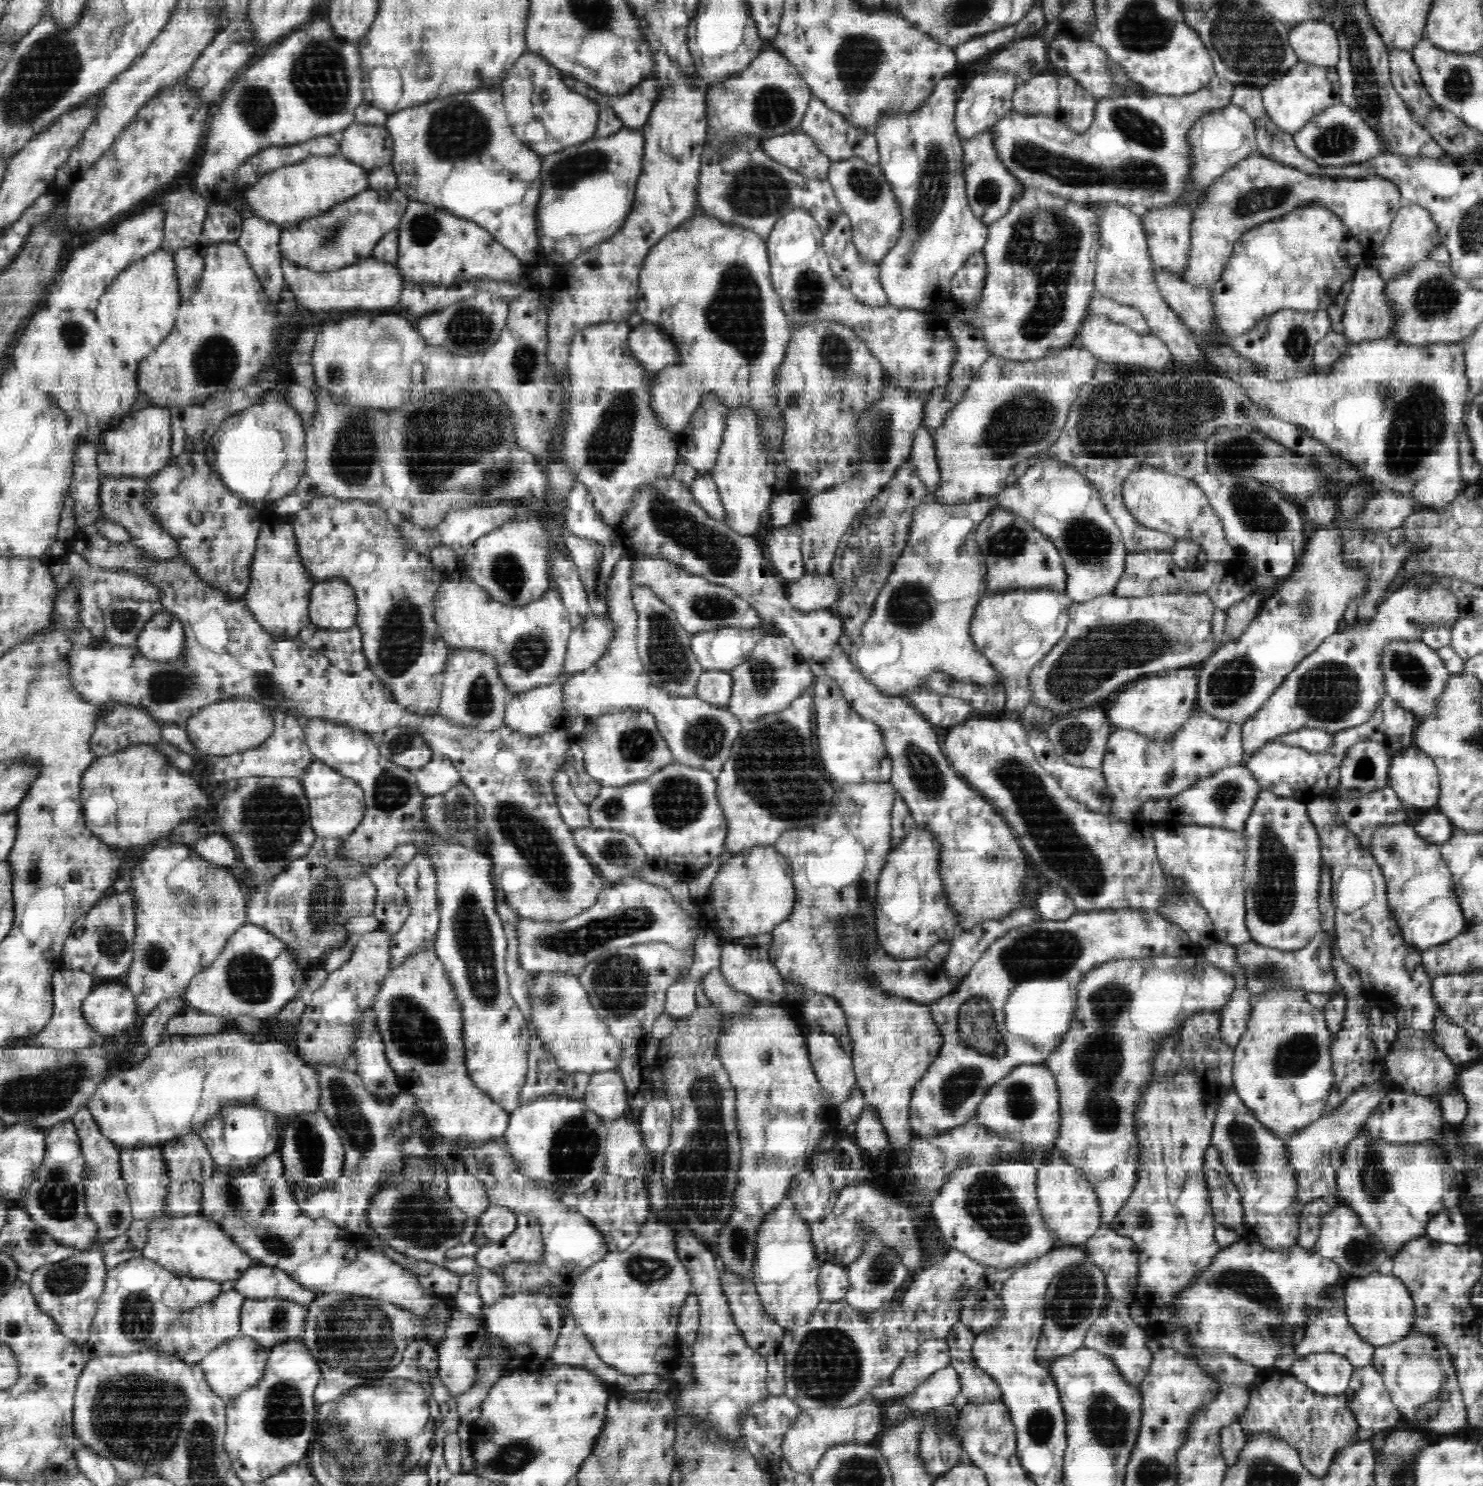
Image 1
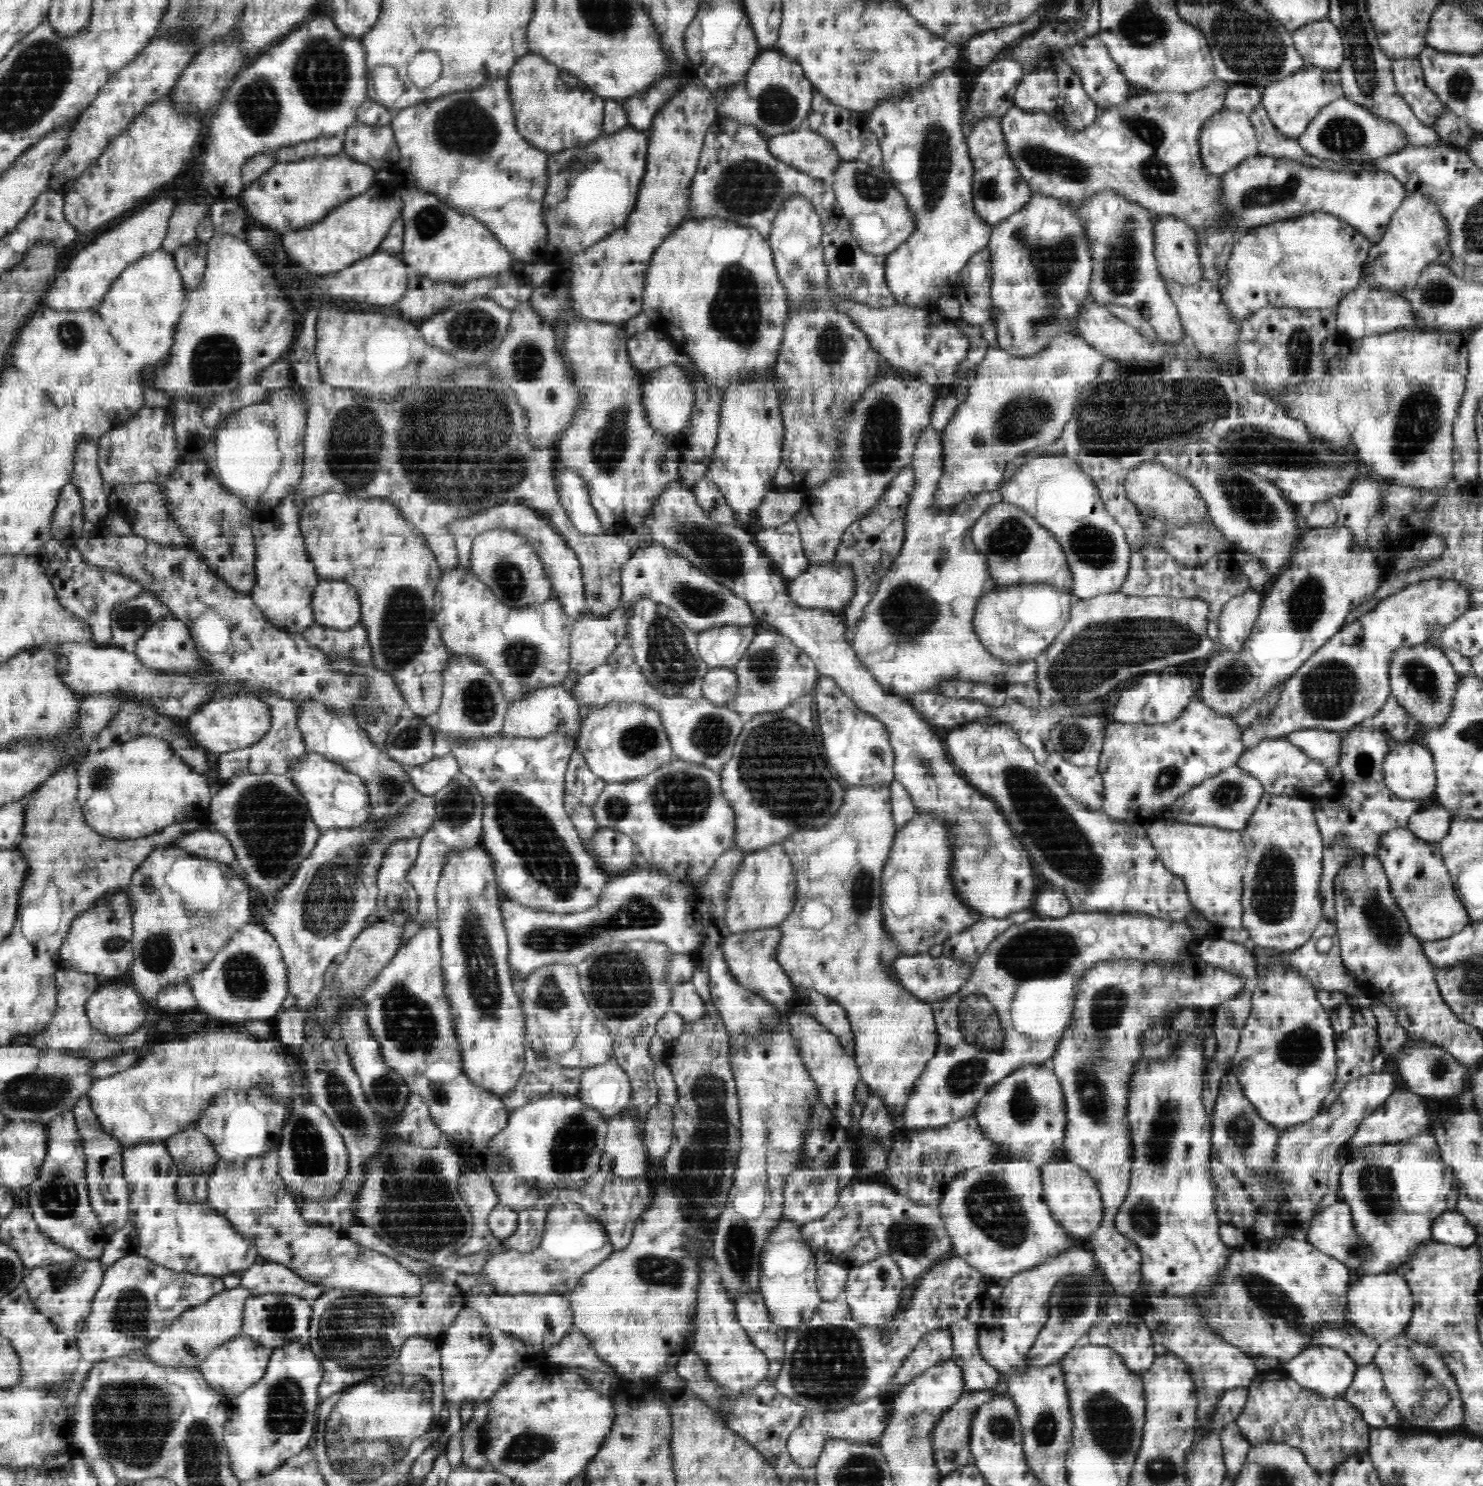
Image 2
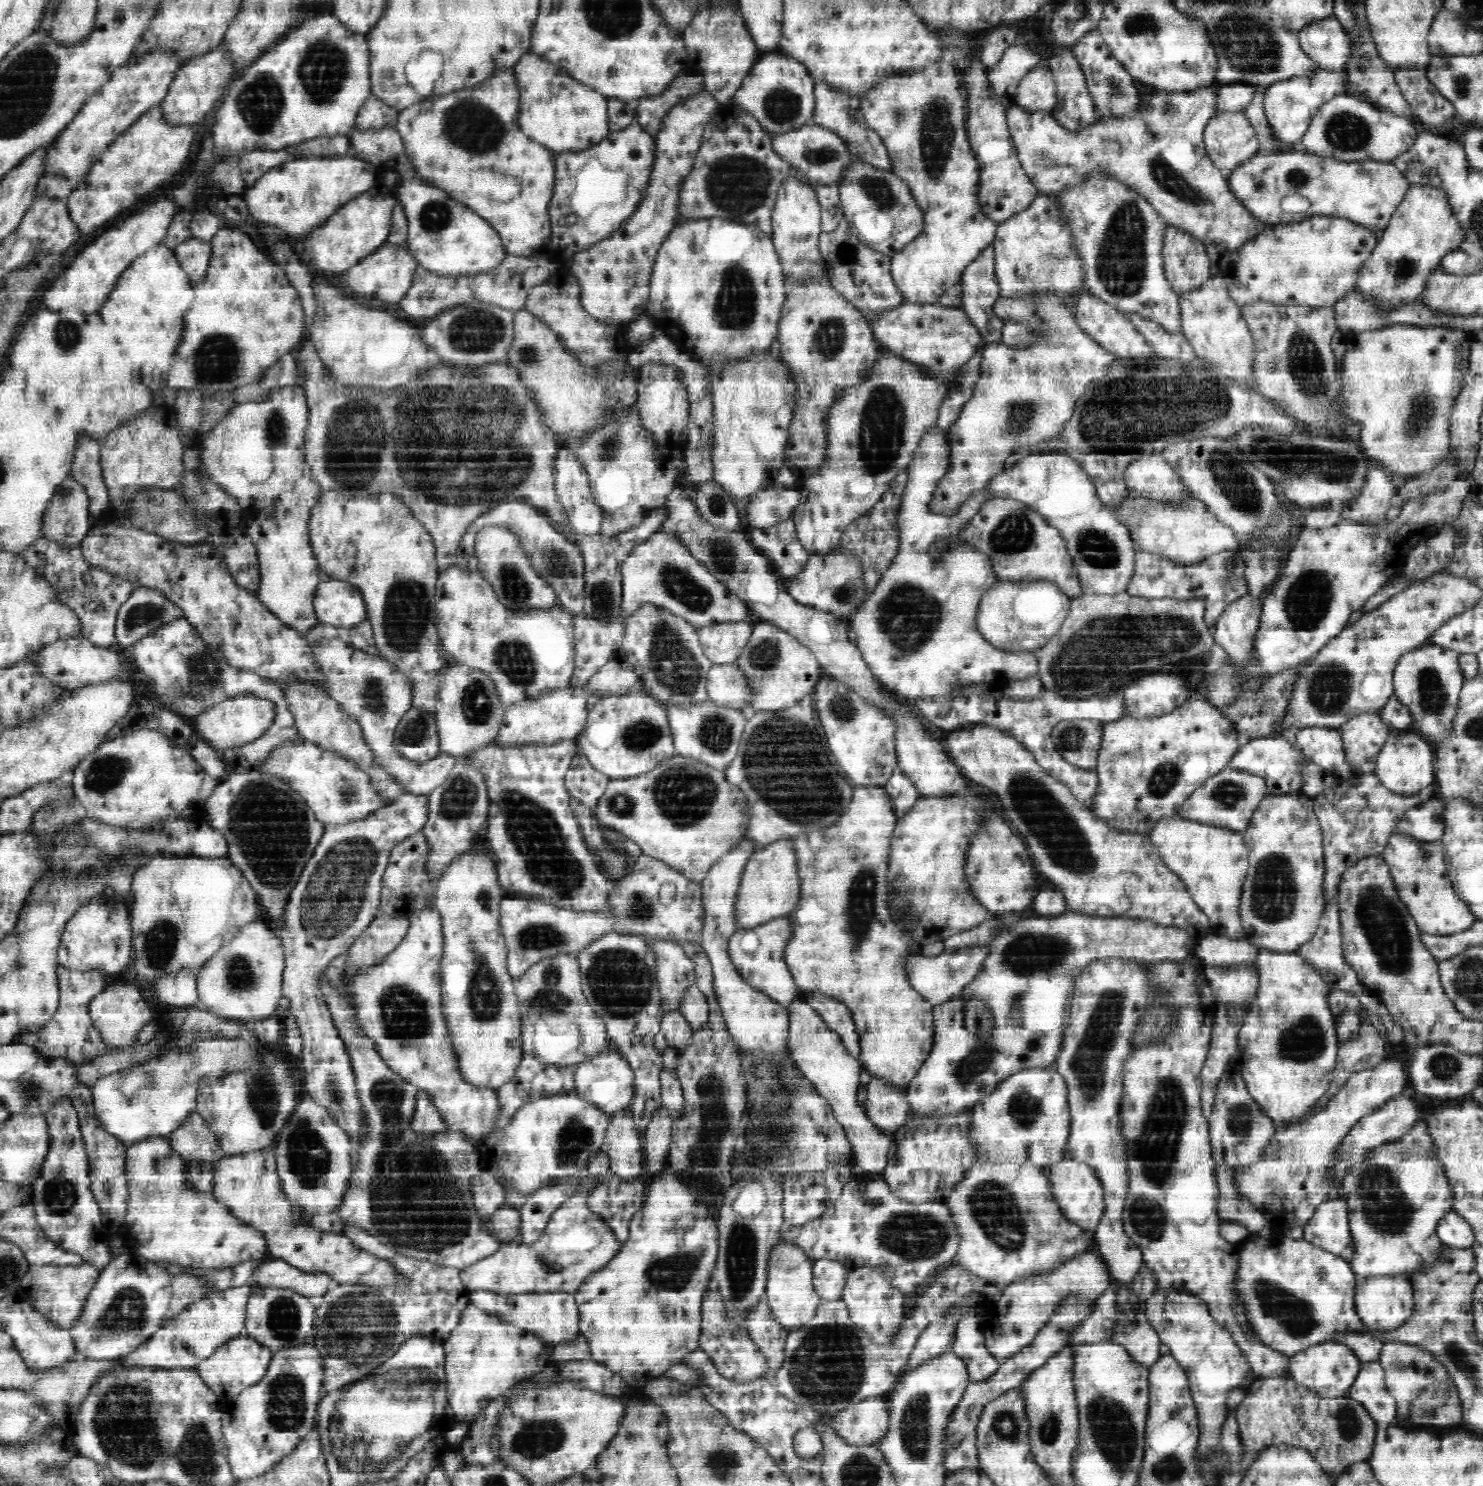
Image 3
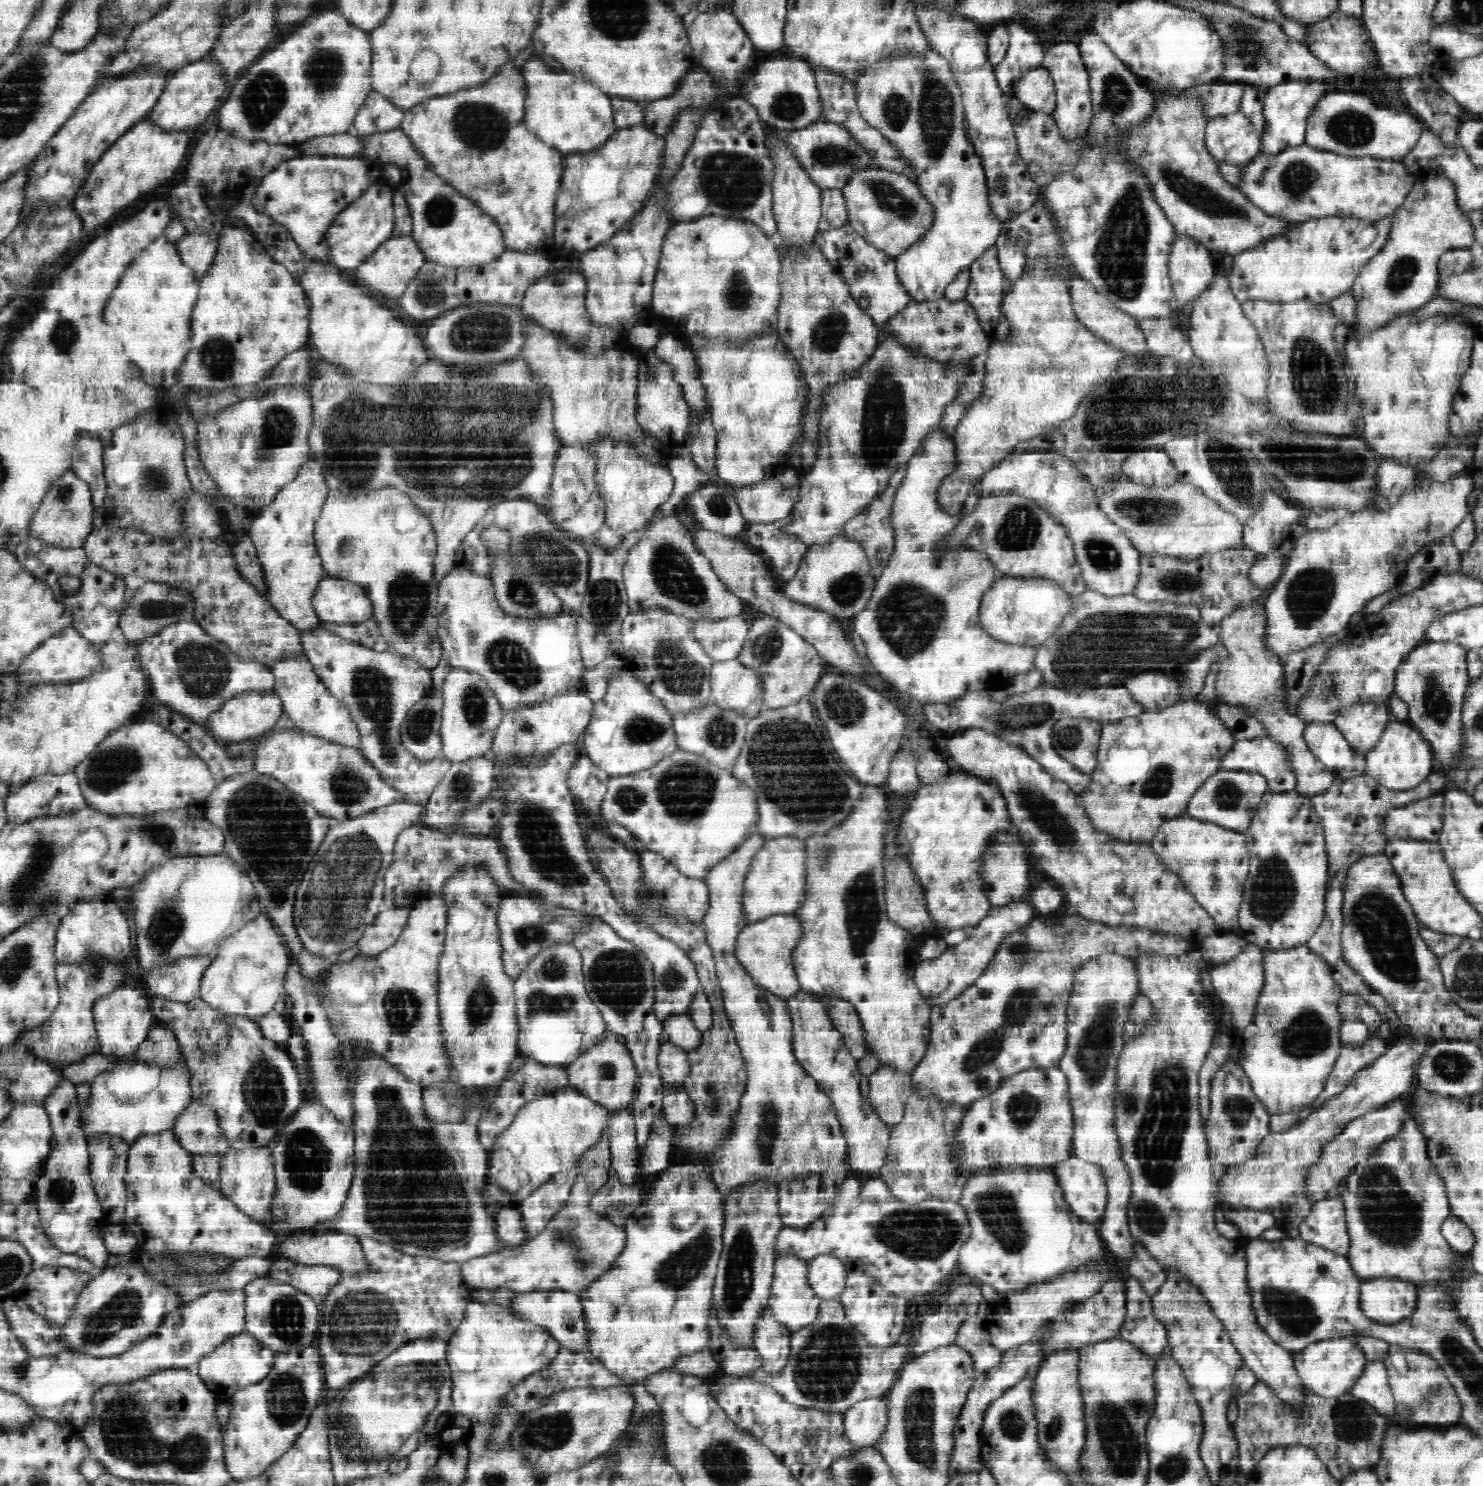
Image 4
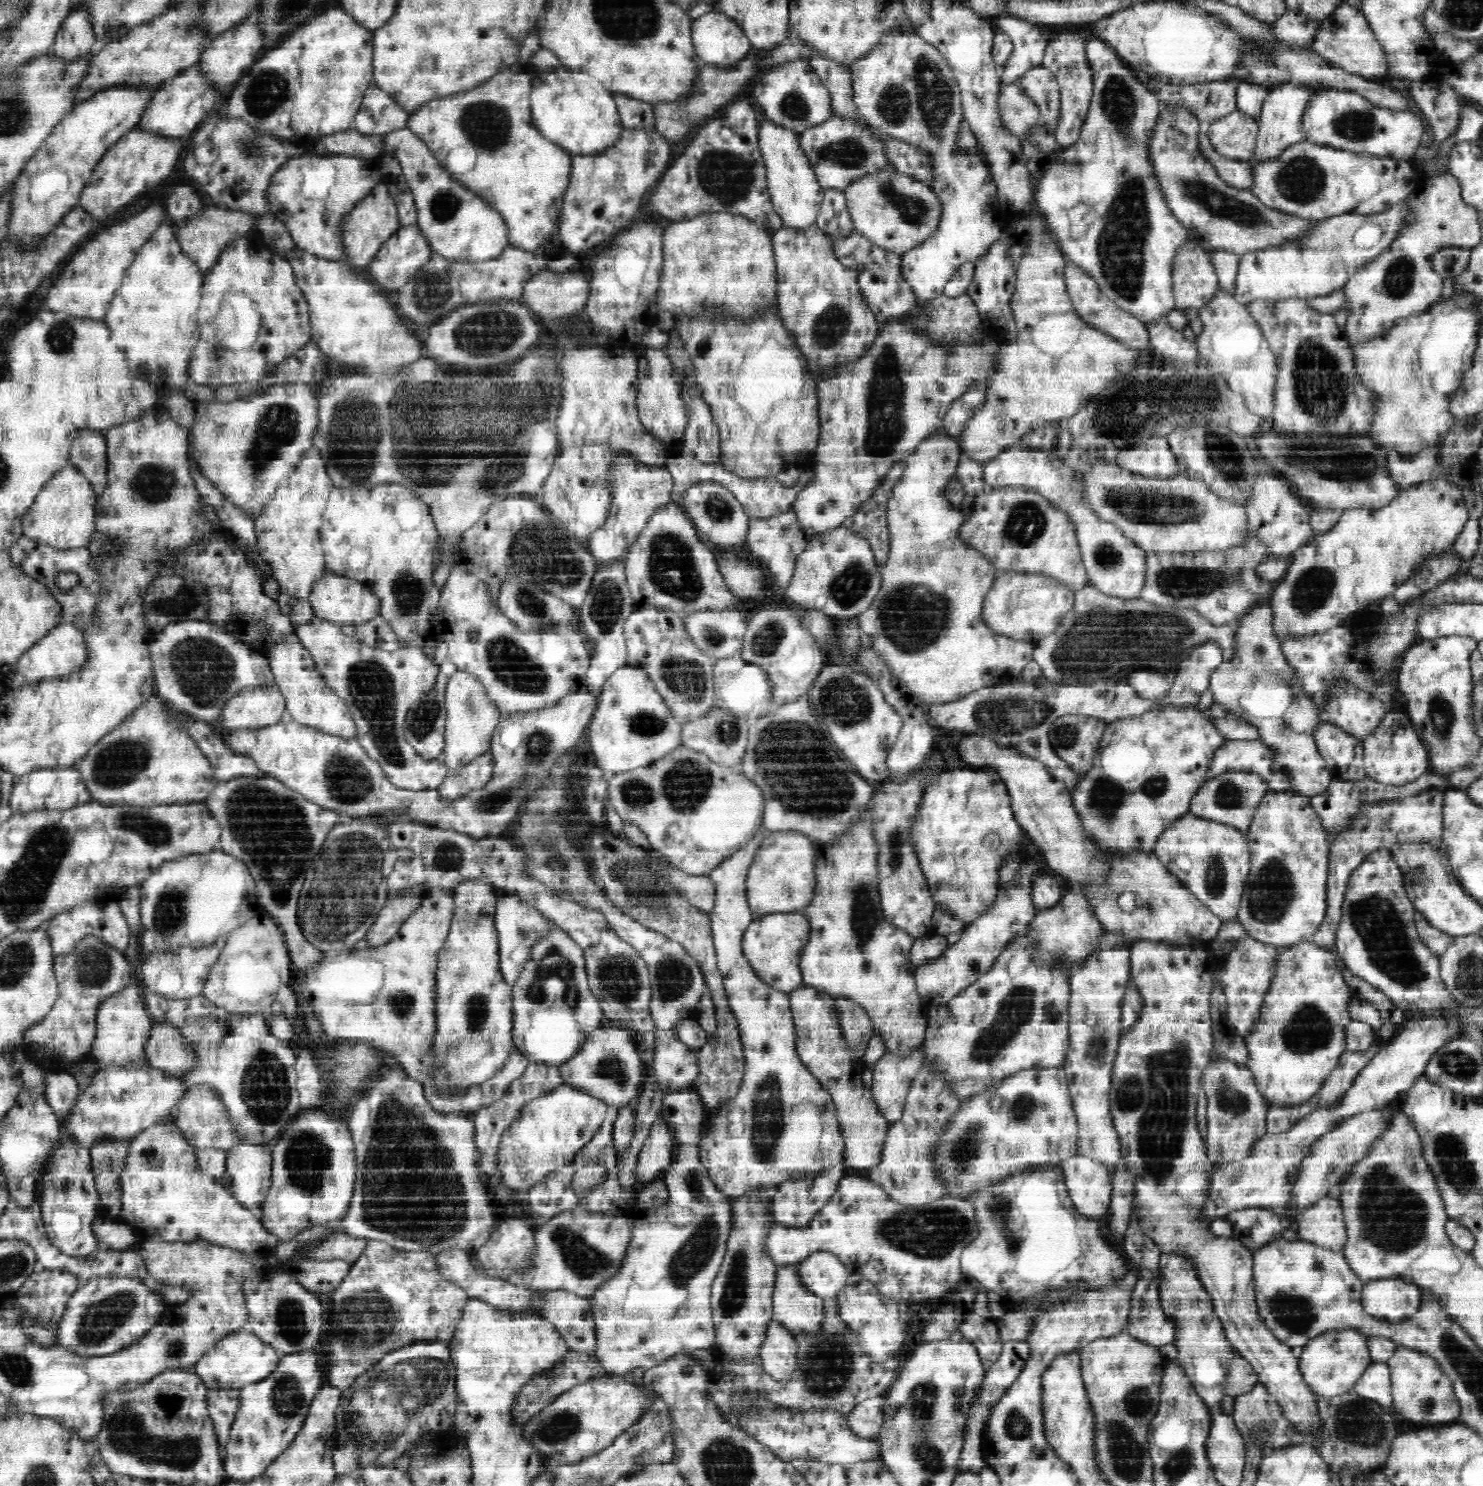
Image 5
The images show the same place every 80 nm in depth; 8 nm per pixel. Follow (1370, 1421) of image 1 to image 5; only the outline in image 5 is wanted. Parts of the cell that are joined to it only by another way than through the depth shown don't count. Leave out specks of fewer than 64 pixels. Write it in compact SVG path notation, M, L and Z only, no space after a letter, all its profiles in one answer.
M1372 1362L1356 1381L1352 1390L1356 1394L1379 1403L1384 1408L1393 1406L1391 1372L1385 1362Z

